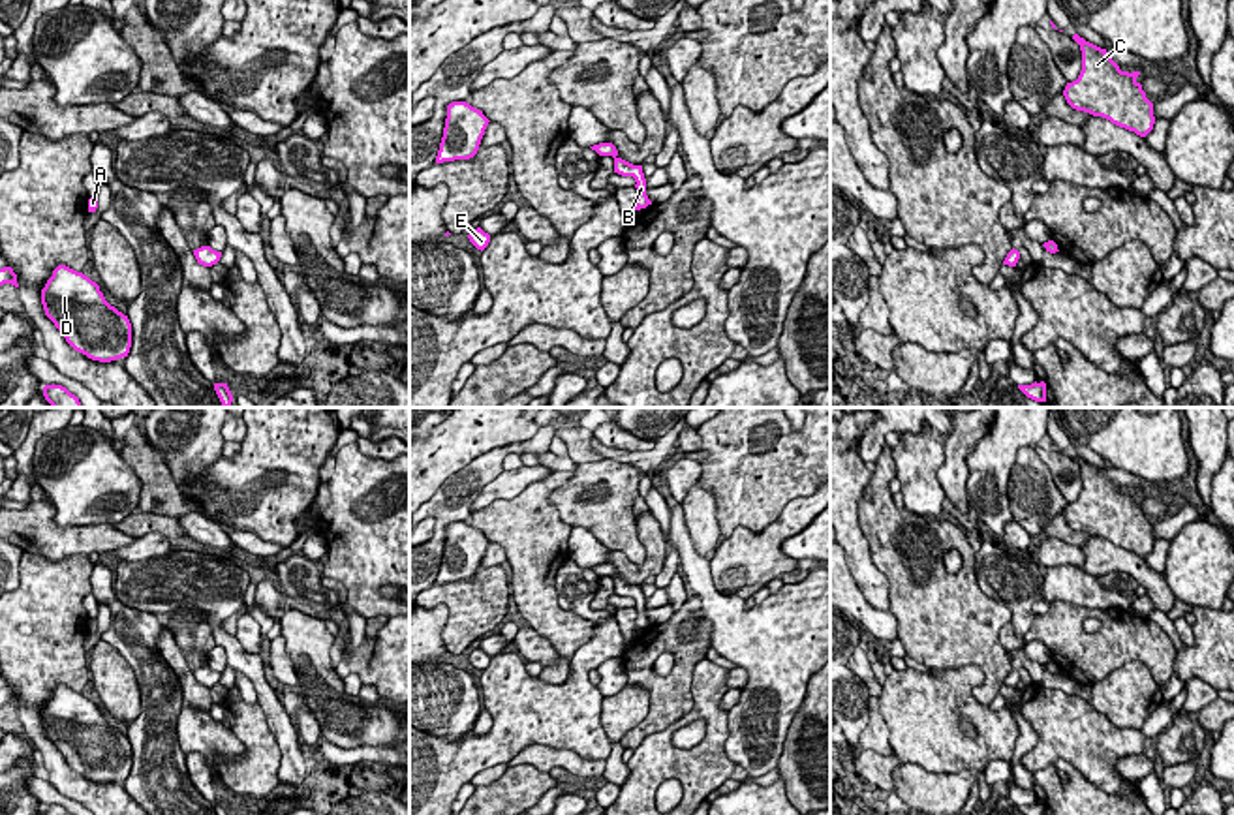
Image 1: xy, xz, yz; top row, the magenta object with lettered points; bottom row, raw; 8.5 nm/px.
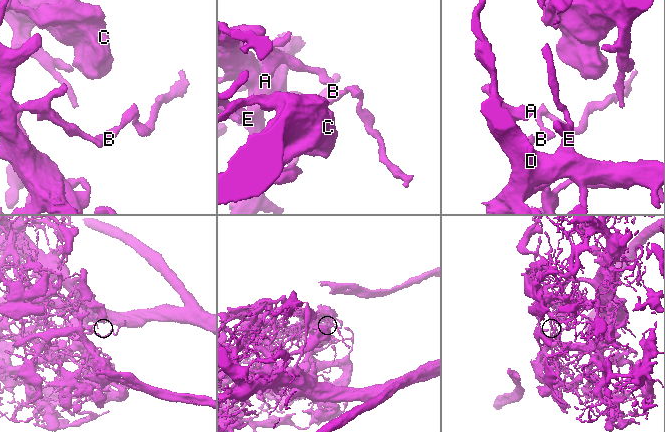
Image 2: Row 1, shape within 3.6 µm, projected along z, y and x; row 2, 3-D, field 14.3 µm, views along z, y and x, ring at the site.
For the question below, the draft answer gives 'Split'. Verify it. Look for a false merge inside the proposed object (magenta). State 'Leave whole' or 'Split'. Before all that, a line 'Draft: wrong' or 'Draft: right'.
Draft: wrong
Leave whole

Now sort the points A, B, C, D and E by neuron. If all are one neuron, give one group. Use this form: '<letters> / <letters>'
A B C D E

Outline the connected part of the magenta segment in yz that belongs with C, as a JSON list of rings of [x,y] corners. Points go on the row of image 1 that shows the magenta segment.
[[[1078,34],[1072,39],[1082,51],[1082,71],[1076,81],[1067,83],[1063,96],[1067,103],[1093,116],[1146,137],[1155,124],[1153,103],[1136,81],[1140,71],[1121,71],[1101,49]]]

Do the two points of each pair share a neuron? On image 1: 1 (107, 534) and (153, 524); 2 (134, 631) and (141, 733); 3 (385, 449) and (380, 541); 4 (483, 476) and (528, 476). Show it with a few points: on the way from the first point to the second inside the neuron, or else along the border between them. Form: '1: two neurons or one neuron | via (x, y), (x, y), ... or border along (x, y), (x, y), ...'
1: two neurons | border along (113, 526), (136, 538)
2: one neuron | via (143, 656), (153, 671), (153, 708)
3: two neurons | border along (355, 442), (367, 455), (389, 461)
4: two neurons | border along (519, 453), (504, 459), (470, 511)

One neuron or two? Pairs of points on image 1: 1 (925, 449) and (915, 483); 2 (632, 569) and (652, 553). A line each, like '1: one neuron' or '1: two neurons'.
1: one neuron
2: one neuron

